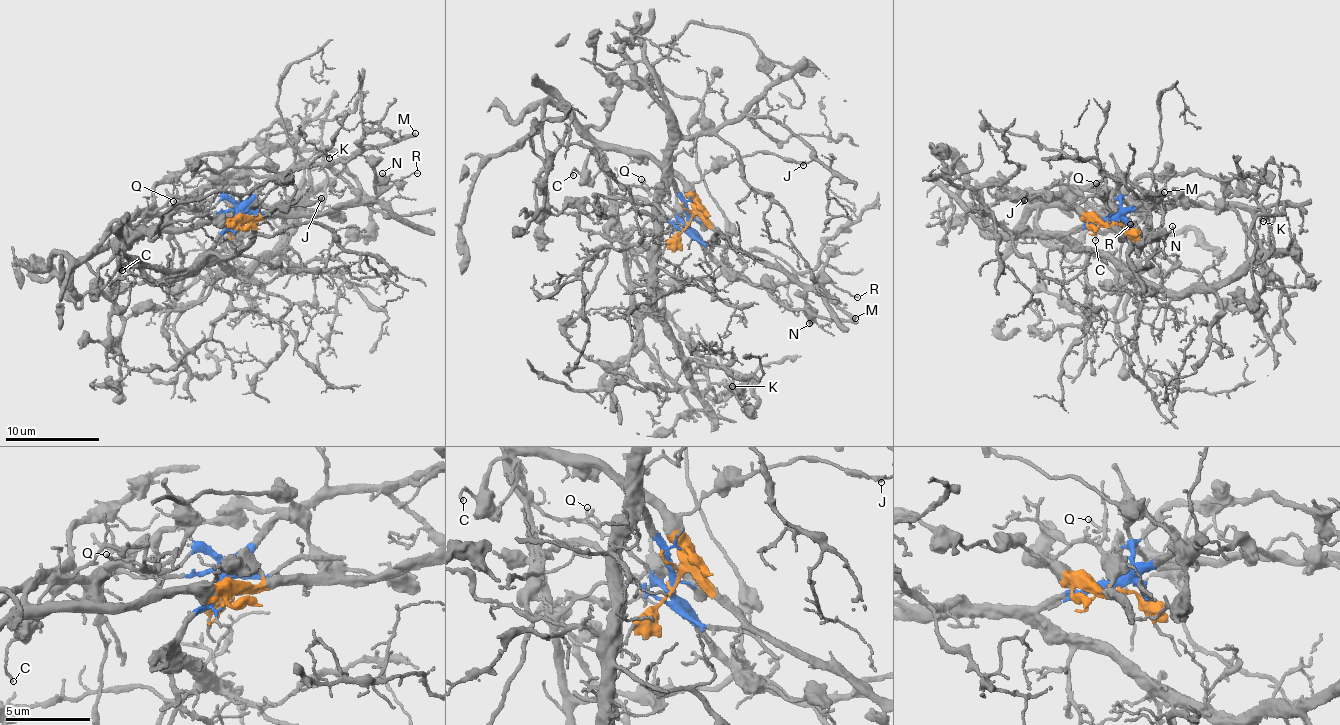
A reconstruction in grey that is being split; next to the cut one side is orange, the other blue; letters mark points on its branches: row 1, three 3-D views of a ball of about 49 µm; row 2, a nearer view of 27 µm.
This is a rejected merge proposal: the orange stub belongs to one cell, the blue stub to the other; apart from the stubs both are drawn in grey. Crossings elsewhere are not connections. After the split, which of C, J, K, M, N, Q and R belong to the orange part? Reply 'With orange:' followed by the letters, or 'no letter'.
With orange: C, J, N, R

